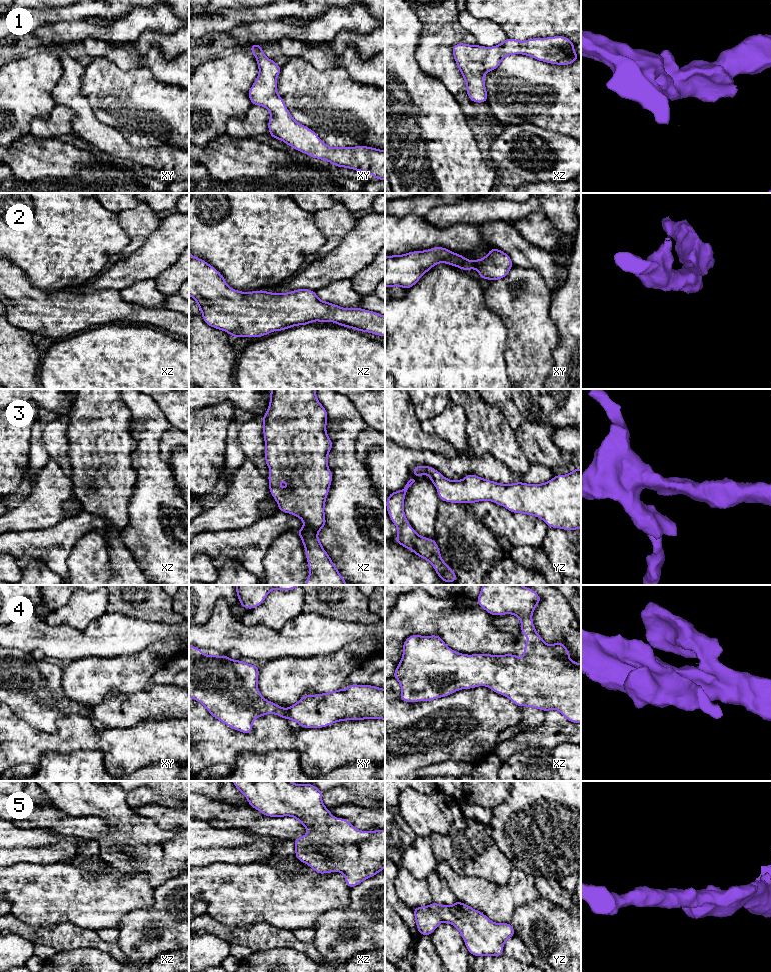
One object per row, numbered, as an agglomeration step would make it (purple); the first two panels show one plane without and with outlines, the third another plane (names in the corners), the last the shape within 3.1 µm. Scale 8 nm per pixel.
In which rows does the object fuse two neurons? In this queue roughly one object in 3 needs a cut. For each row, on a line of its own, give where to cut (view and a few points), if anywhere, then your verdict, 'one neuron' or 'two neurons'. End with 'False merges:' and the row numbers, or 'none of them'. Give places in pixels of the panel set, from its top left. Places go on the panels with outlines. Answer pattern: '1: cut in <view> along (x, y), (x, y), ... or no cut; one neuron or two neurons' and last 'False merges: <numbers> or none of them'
1: no cut; one neuron
2: no cut; one neuron
3: no cut; one neuron
4: no cut; one neuron
5: no cut; one neuron
False merges: none of them

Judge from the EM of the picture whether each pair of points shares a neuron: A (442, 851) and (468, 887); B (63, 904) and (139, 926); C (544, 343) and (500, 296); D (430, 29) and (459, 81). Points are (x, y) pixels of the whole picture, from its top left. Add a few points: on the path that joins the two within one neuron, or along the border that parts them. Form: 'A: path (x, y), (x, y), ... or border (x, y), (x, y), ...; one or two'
A: border (438, 861), (446, 861), (459, 874); two
B: border (141, 908), (129, 911), (115, 926); two
C: path (532, 331), (529, 325), (512, 308); one
D: path (435, 42), (435, 57), (446, 68); one

